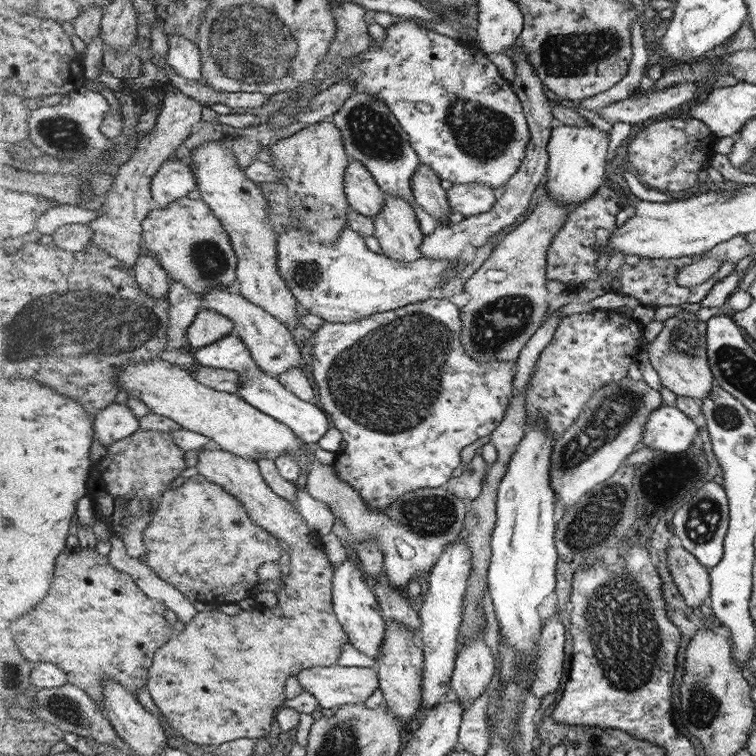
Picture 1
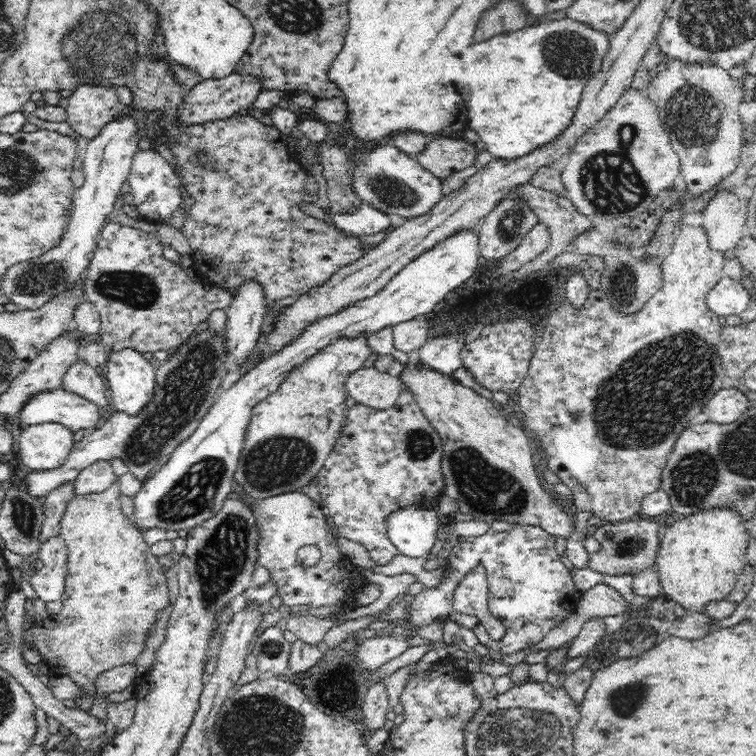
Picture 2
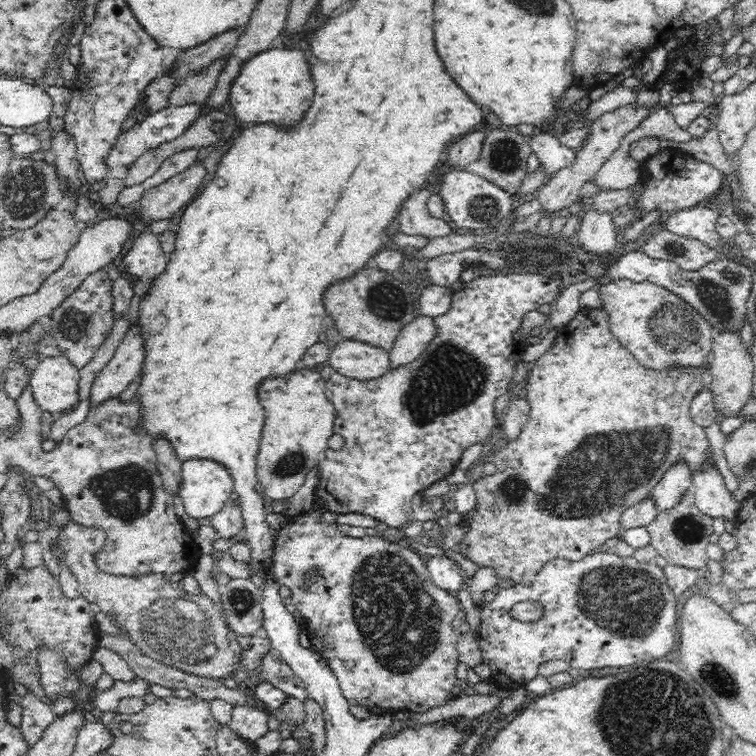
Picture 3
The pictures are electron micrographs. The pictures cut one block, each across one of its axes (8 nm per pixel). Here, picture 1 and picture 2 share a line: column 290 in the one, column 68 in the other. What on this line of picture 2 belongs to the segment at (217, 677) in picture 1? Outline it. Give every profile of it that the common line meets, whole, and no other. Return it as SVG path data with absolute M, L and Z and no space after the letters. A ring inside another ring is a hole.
M113 482L104 492L94 492L92 494L80 494L80 496L74 496L68 504L66 504L66 512L62 514L62 520L60 520L60 535L67 544L67 558L68 558L68 574L66 574L66 582L64 588L64 594L62 594L62 610L60 614L56 616L50 616L48 620L44 620L42 624L36 622L34 617L28 618L28 623L32 623L32 626L28 630L23 630L22 636L26 643L30 643L30 646L36 648L38 654L42 656L42 662L51 664L51 666L58 666L61 672L66 676L70 676L73 682L76 682L80 688L84 688L86 692L94 692L95 680L99 674L106 672L116 666L122 666L126 664L135 664L138 656L146 649L146 640L149 633L156 624L160 614L170 604L169 590L167 586L167 578L165 576L164 569L158 563L157 556L152 554L150 547L142 537L142 532L131 522L131 519L126 517L120 509L120 487L117 482Z

